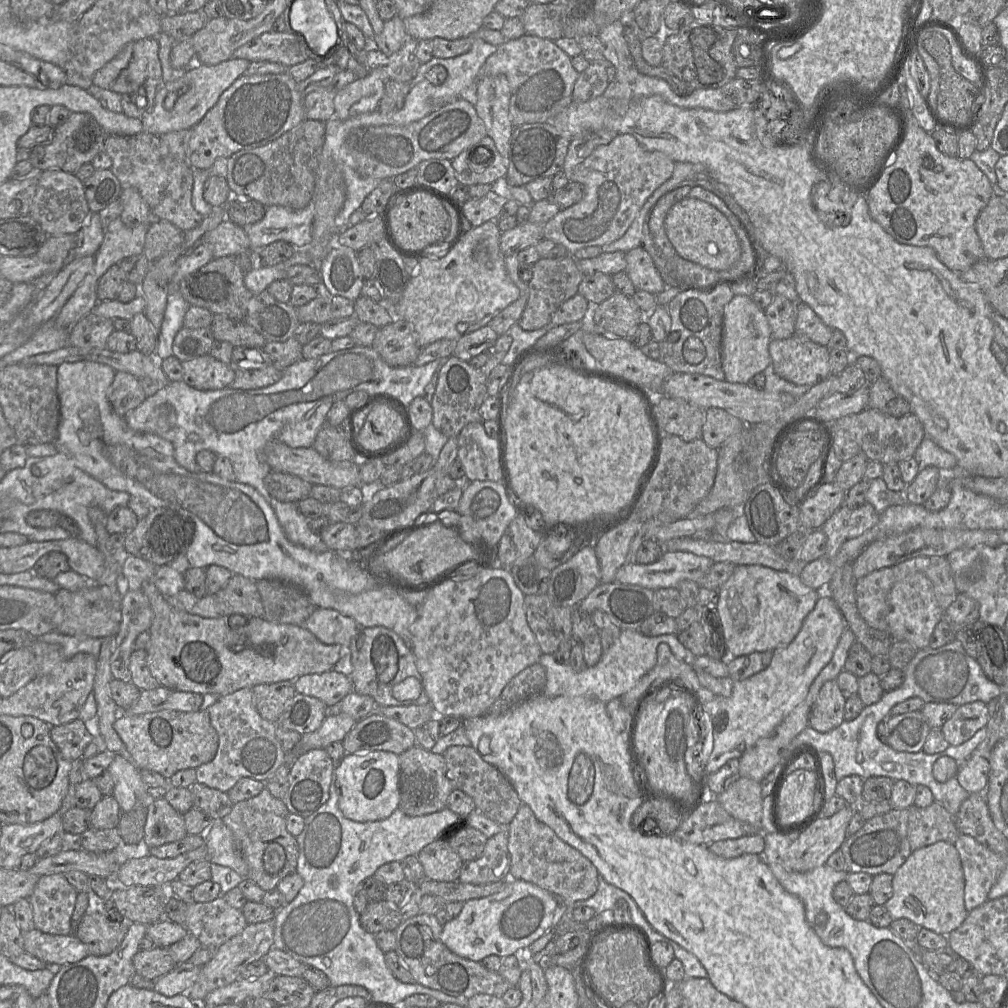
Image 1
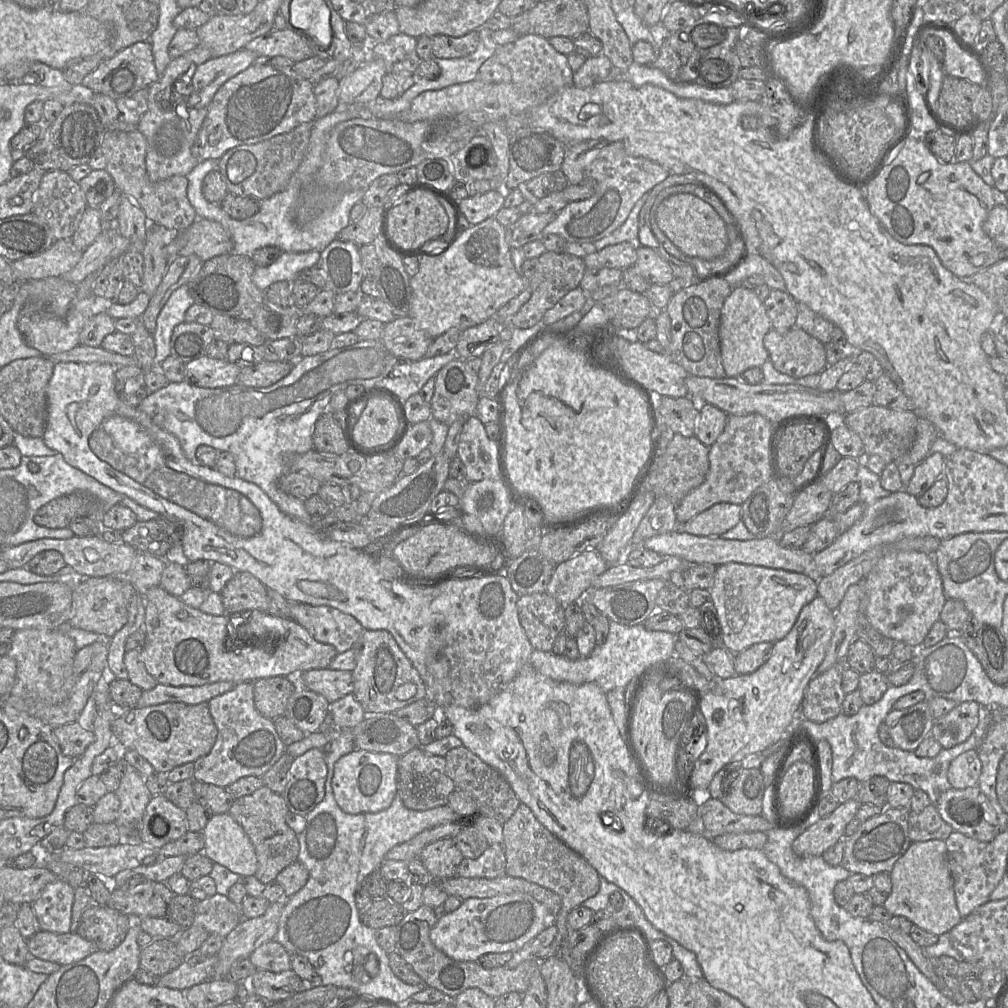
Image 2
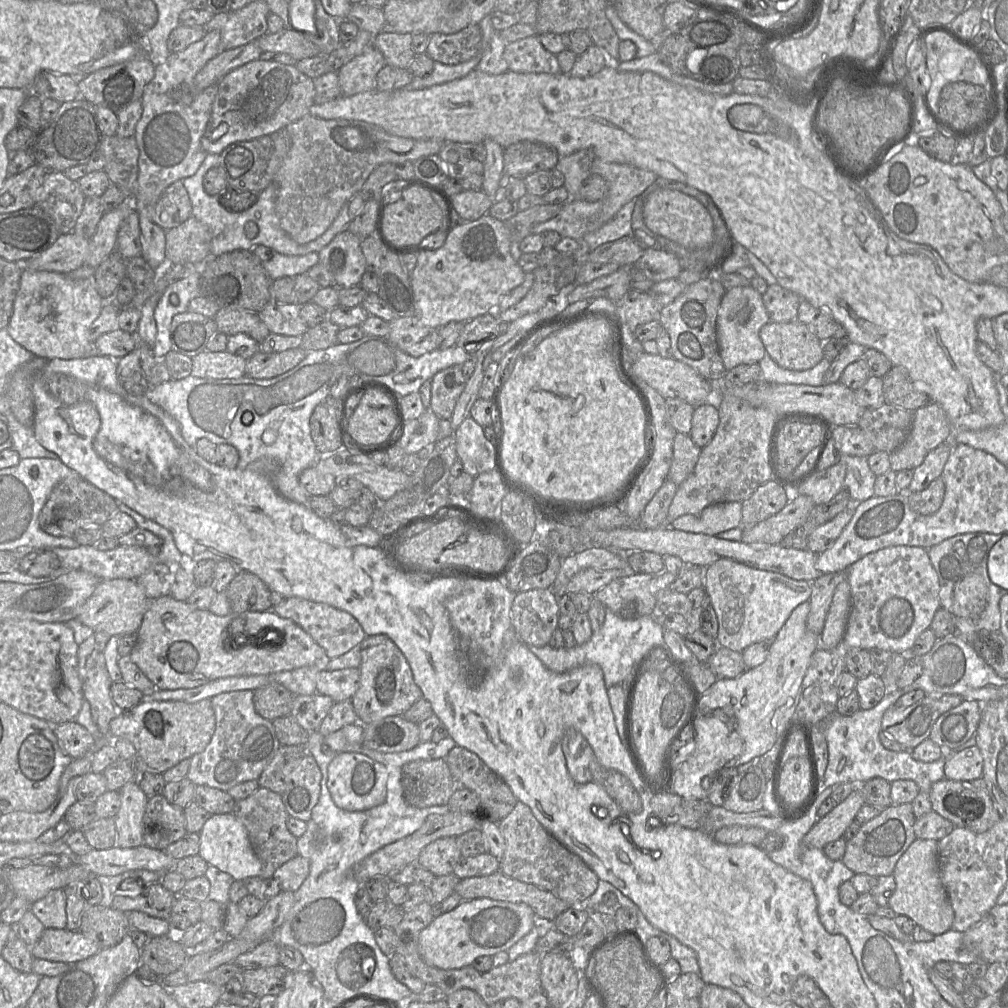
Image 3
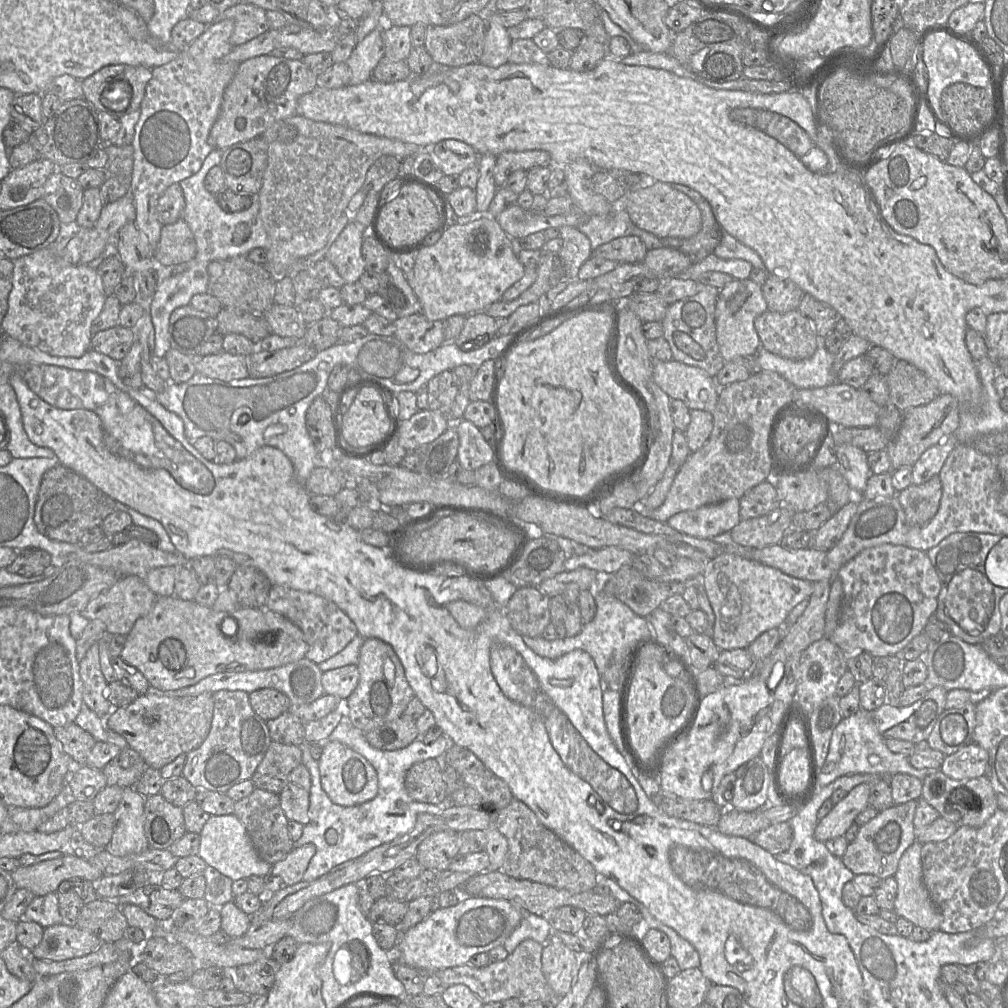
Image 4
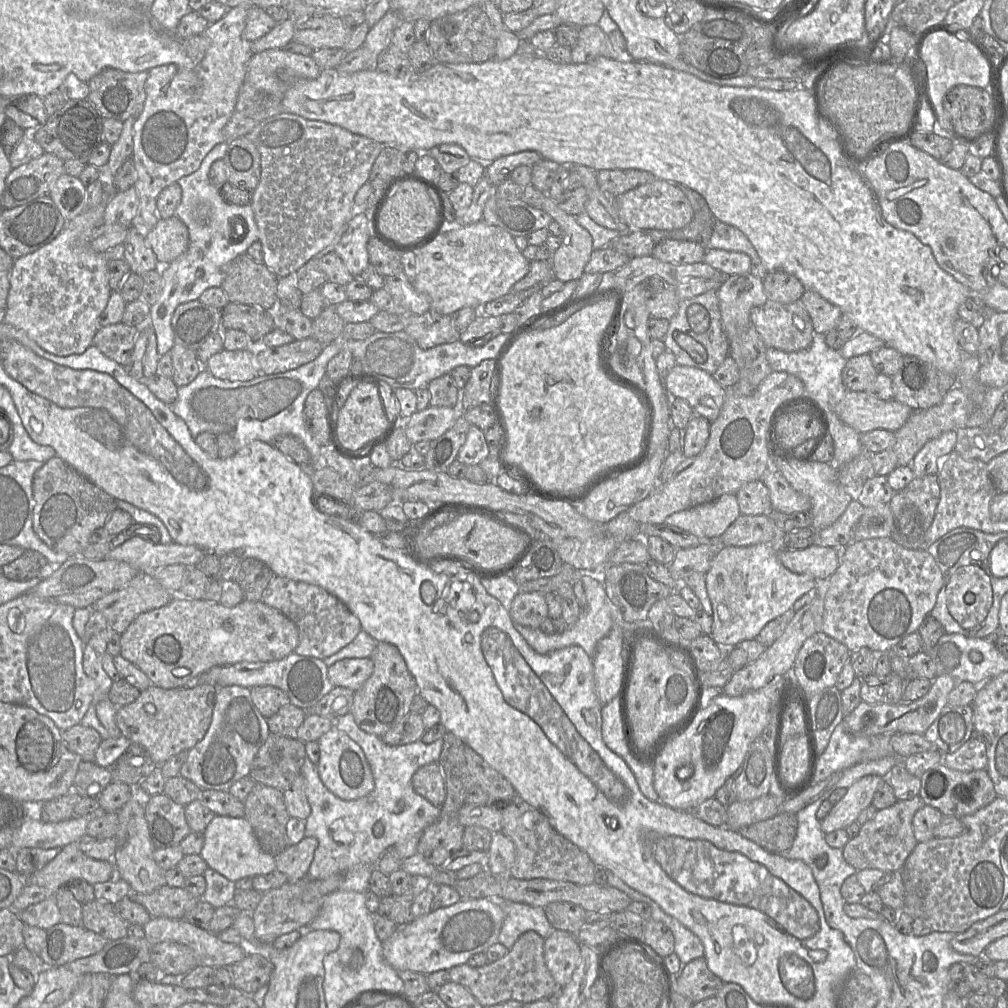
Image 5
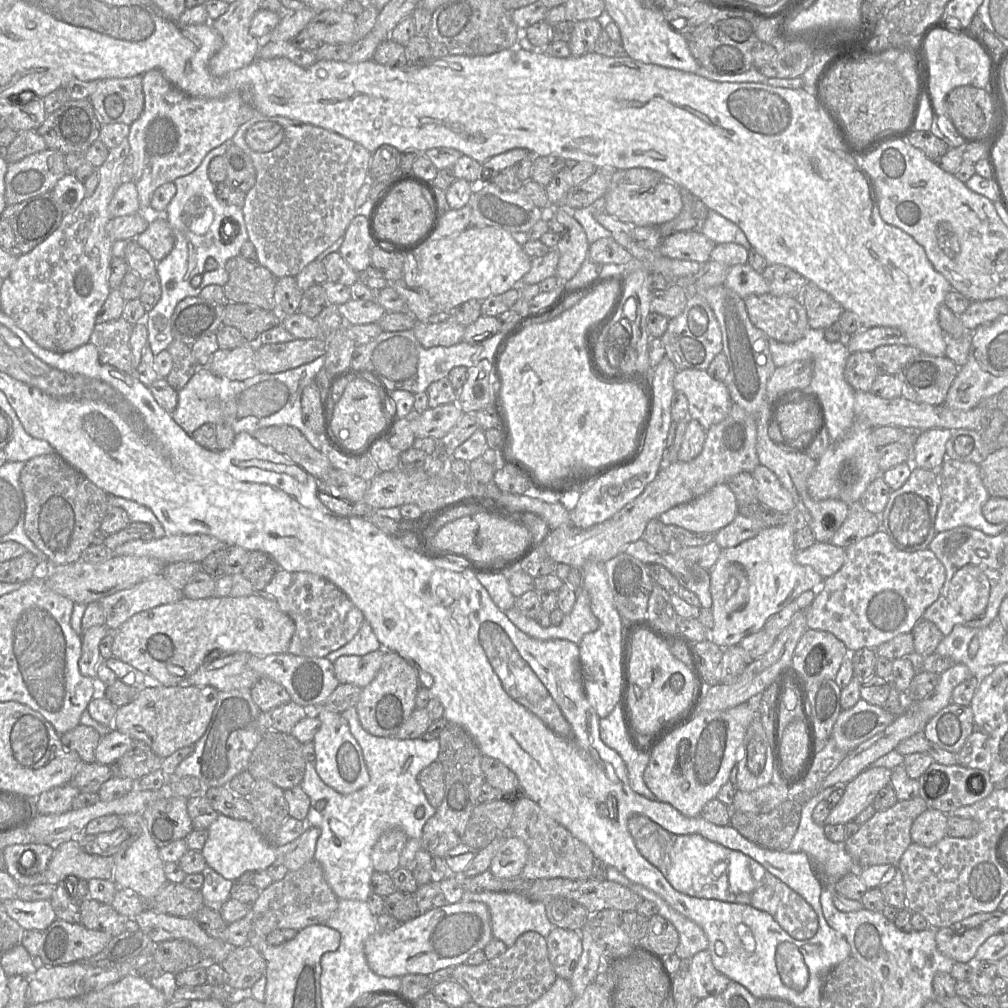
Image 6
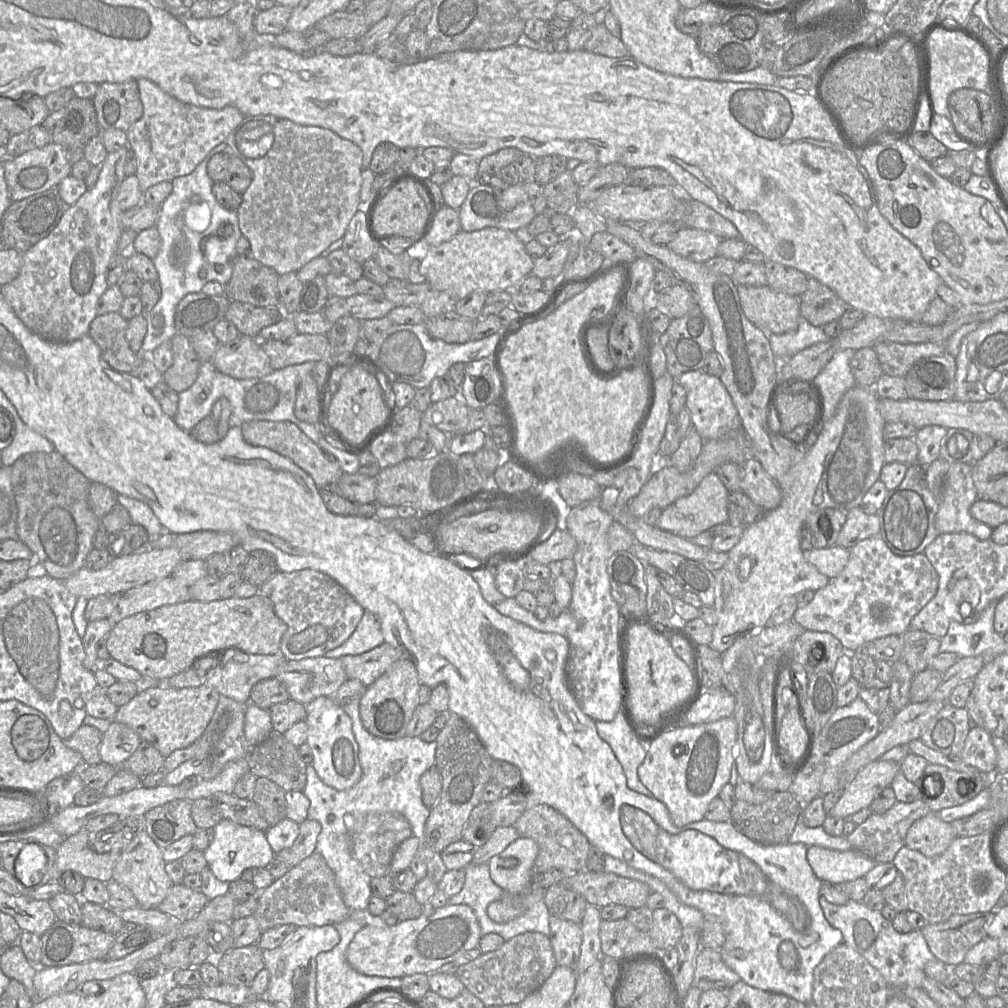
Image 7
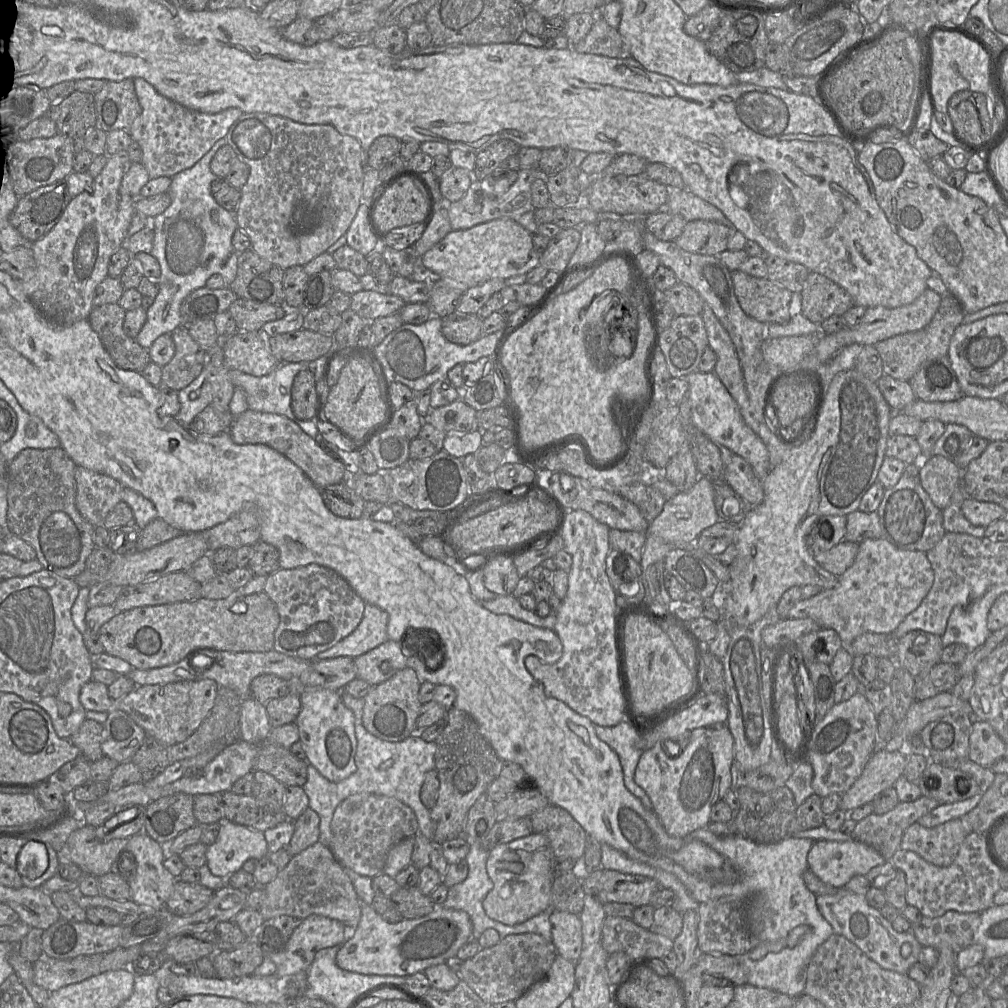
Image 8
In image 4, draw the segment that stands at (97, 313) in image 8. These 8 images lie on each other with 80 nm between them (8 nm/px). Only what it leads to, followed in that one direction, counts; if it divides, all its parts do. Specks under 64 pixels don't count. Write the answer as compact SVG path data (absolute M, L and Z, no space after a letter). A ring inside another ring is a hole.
M115 327L99 331L91 340L91 348L120 362L137 341L137 329Z

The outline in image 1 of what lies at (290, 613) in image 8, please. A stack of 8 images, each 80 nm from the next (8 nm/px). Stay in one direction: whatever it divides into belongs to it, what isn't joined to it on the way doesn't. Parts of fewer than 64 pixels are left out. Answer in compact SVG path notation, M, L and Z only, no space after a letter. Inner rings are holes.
M316 608L302 625L326 645L349 648L351 640L363 628L353 618L330 608Z

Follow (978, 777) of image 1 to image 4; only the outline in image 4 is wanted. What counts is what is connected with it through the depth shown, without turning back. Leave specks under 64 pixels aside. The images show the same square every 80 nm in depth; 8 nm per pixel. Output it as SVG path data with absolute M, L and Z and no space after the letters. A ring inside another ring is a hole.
M970 743L945 756L941 771L955 780L972 779L986 774L988 754L977 743Z

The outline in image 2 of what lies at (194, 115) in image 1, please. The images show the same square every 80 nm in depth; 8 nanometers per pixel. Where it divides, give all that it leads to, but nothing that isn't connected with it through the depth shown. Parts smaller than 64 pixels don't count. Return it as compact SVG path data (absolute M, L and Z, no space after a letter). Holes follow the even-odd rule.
M245 48L234 53L211 58L196 66L192 75L193 90L187 96L186 81L176 81L170 93L176 96L173 108L186 106L187 108L208 107L218 89L230 78L251 66L258 56Z

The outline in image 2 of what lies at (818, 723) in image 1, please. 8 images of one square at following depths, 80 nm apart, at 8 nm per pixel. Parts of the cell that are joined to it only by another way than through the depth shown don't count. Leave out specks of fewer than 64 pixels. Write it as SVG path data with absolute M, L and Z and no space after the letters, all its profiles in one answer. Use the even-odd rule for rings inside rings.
M844 661L810 680L801 702L800 717L823 723L841 713L845 697L842 690L842 673L845 668Z

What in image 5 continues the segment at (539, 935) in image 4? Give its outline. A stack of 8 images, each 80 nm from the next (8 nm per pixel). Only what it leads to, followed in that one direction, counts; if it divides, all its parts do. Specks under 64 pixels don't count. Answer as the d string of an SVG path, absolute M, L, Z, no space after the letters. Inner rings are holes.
M507 900L497 901L499 901L499 905L504 912L504 921L498 936L498 942L503 944L508 950L513 947L518 937L527 931L535 931L543 939L546 939L552 932L553 928L546 918L544 907L535 907Z

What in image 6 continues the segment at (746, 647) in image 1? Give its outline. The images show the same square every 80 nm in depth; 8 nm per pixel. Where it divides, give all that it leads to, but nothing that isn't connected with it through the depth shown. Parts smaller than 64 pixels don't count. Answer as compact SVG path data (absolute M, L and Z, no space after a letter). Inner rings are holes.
M796 511L788 512L790 522L764 528L757 536L728 549L722 549L710 569L710 593L714 626L710 640L722 649L735 646L751 634L763 630L766 621L795 601L803 592L817 590L824 578L811 566L796 562L794 535L806 524Z

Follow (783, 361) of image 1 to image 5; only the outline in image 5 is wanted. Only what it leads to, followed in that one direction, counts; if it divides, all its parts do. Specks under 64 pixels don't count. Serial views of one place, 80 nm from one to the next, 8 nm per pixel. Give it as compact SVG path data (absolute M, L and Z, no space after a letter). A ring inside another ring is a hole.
M768 300L764 305L751 309L750 320L767 348L797 352L809 348L812 344L814 335L812 321L800 300L788 304Z

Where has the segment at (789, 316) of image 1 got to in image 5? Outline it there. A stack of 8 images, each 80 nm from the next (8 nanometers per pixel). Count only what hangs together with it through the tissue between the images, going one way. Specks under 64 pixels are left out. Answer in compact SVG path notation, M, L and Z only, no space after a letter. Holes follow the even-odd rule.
M783 271L768 272L763 286L769 301L783 304L799 301L806 290L798 278Z

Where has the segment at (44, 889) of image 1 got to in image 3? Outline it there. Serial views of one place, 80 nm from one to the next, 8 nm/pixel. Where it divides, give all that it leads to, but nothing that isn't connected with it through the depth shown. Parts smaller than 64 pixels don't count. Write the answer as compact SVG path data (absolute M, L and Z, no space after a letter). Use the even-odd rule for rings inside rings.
M63 889L50 891L45 897L31 904L30 910L45 929L66 928L66 895Z

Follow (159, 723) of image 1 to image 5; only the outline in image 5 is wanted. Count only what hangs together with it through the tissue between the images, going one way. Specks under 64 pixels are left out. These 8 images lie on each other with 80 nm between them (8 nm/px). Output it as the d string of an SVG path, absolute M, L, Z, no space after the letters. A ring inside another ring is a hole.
M209 683L172 689L151 685L142 690L134 702L117 708L116 724L123 737L144 746L154 763L160 766L203 739L212 721L217 689Z

